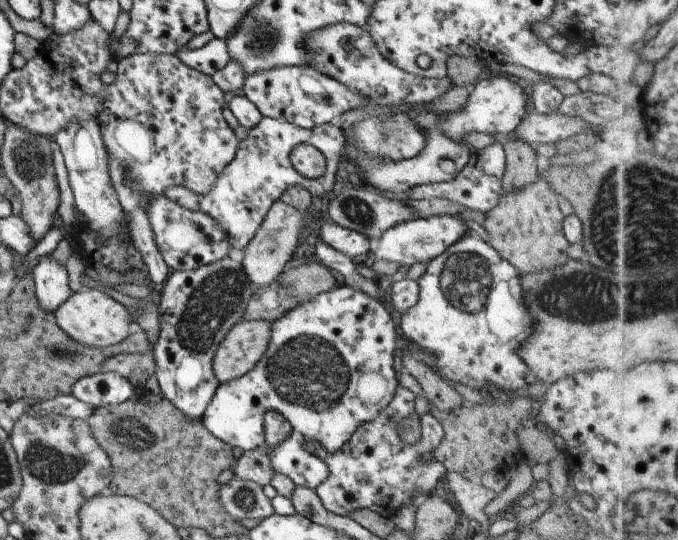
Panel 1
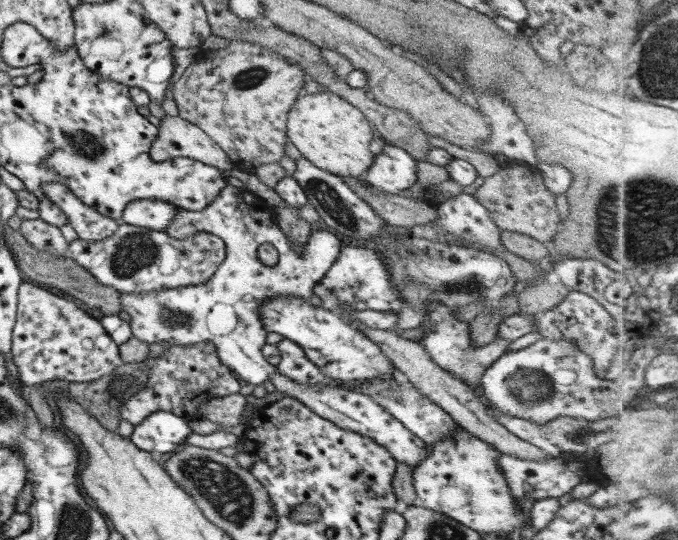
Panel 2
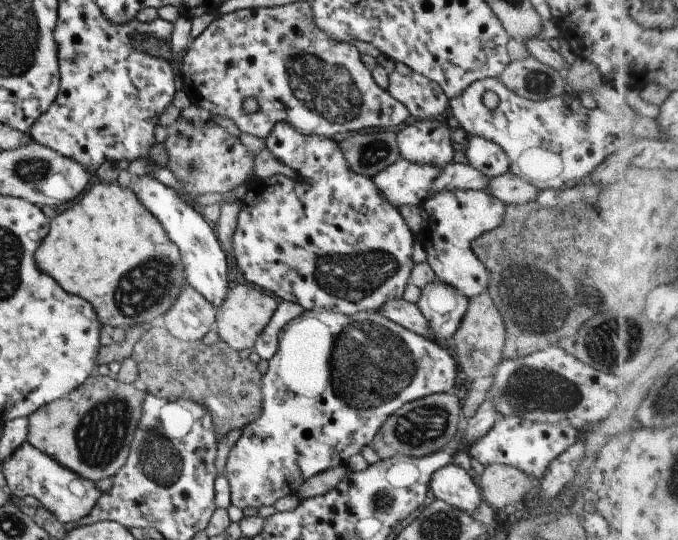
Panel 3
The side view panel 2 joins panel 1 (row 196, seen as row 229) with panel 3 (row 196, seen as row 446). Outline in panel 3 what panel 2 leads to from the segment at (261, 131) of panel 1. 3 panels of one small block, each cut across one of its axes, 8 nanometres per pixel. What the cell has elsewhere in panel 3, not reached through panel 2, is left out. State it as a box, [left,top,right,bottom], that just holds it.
[372,159,443,208]

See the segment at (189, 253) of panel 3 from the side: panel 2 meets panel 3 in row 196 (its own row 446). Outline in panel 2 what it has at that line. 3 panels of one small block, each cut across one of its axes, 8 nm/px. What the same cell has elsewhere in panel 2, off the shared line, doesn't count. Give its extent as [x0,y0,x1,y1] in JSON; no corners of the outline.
[131,411,192,455]

